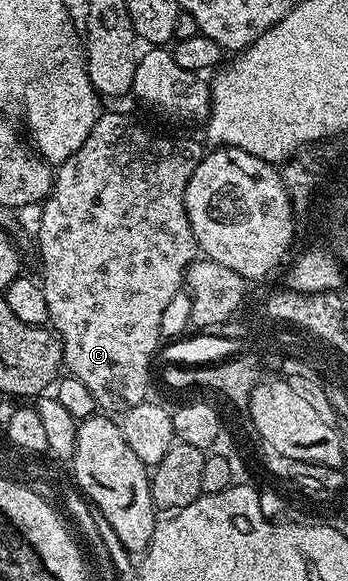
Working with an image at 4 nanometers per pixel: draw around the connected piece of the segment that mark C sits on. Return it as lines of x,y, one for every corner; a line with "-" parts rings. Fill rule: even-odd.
106,110
95,121
91,133
87,133
87,141
67,161
56,168
53,187
49,190
48,199
40,204
41,220
37,223
37,243
41,246
41,279
39,286
43,289
47,301
49,323
55,335
61,341
64,370
73,375
87,389
91,389
91,397
95,397
98,408
105,413
130,411
135,405
146,402
149,391
149,366
153,363
153,354
157,351
157,342
162,342
161,322
171,297
181,290
181,282
185,279
185,270
194,266
193,258
199,255
197,238
191,229
191,221
187,217
185,194
191,181
191,173
201,164
203,150
193,139
172,139
169,135
156,135
148,131
141,123
136,123
129,115
121,111

